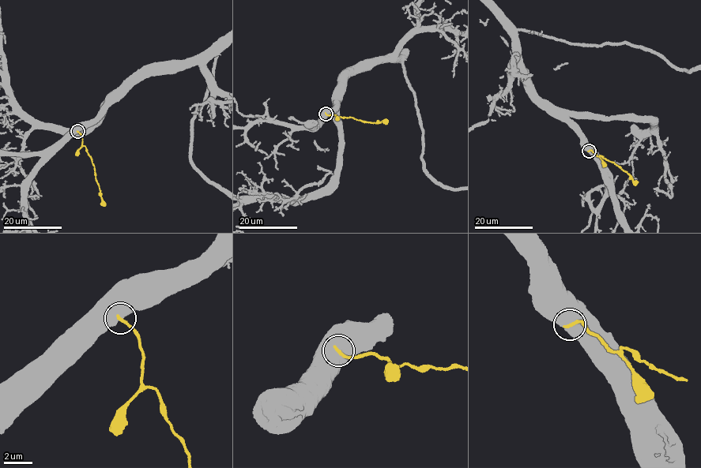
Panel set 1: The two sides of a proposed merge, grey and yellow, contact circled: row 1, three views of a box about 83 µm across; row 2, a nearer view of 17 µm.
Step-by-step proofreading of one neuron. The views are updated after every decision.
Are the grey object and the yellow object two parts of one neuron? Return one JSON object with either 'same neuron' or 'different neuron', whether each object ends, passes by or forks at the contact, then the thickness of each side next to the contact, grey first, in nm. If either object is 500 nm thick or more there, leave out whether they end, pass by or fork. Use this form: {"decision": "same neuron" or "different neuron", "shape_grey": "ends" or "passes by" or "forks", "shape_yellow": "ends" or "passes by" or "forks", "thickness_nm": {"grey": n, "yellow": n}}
{"decision": "different neuron", "thickness_nm": {"grey": 800, "yellow": 220}}

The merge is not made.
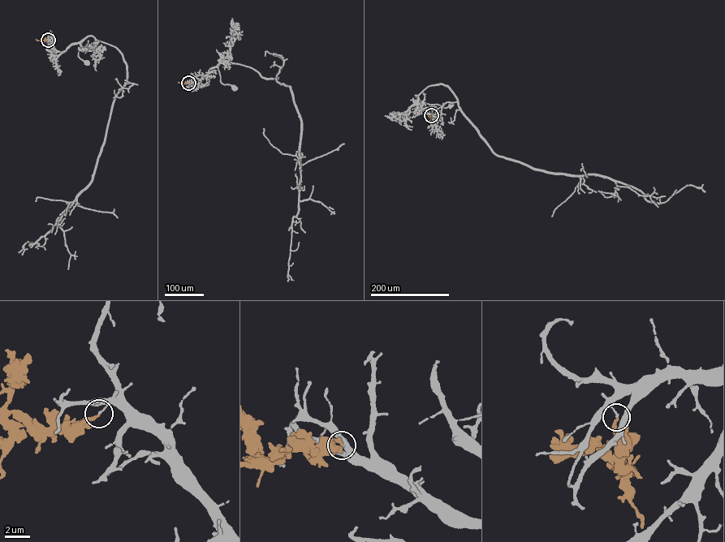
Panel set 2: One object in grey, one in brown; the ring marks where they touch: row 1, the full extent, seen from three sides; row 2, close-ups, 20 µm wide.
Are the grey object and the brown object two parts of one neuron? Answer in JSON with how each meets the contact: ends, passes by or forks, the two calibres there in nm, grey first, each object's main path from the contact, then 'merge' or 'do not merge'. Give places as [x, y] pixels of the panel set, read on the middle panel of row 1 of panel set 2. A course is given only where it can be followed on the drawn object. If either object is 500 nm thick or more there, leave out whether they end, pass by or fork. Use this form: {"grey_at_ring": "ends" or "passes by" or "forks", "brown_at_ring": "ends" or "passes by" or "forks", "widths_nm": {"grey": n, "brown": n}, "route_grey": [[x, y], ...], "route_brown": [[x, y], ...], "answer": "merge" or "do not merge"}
{"grey_at_ring": "ends", "brown_at_ring": "ends", "widths_nm": {"grey": 120, "brown": 200}, "route_grey": [[188, 83], [204, 86], [209, 82], [209, 70], [217, 67], [220, 82], [235, 88]], "route_brown": [[188, 83], [178, 82]], "answer": "do not merge"}

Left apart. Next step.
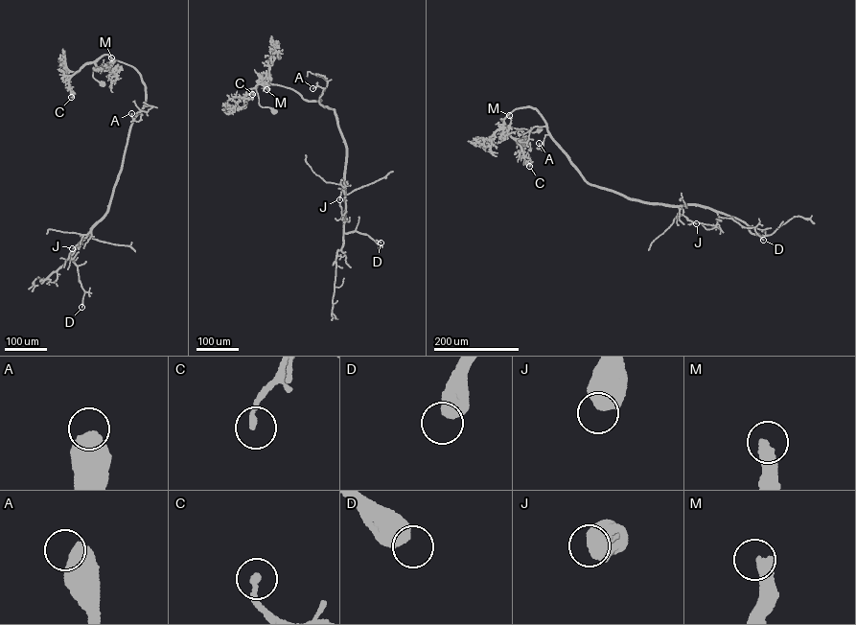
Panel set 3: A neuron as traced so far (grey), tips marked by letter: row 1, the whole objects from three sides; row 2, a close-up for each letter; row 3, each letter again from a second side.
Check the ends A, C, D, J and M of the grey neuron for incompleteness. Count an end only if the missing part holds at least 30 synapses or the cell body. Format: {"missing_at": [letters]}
{"missing_at": ["M"]}

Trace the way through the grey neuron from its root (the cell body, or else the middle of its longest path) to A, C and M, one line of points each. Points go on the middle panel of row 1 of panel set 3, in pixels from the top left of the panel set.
A: (274, 110), (259, 104), (256, 88), (262, 82), (290, 88), (310, 101), (320, 101), (323, 89), (312, 88)
C: (274, 110), (260, 104), (256, 88), (242, 97), (252, 94)
M: (274, 110), (259, 104), (255, 87), (263, 83), (266, 89)

